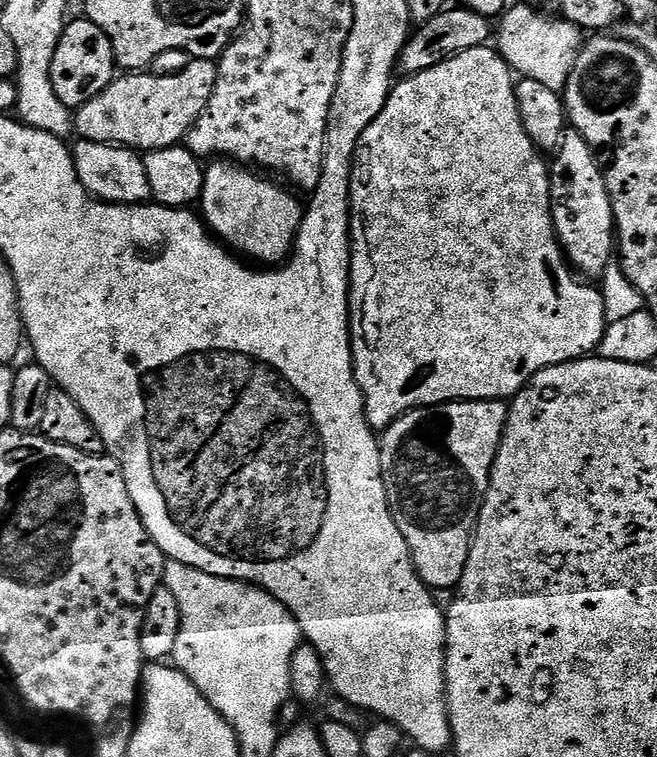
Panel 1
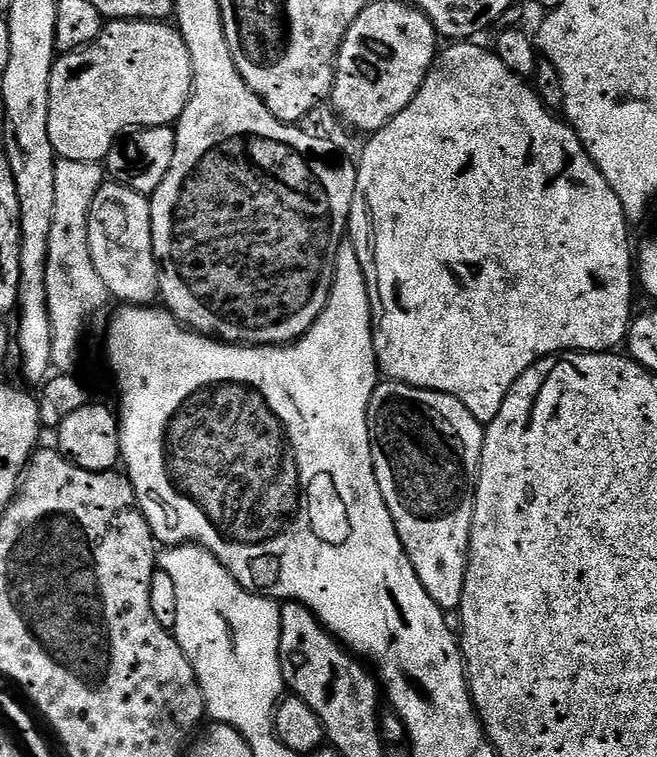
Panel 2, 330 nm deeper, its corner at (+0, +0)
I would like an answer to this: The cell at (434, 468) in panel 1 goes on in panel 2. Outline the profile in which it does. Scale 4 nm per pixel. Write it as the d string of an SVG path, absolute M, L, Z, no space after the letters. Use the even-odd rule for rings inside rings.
M395 382L377 383L374 394L370 398L368 407L368 433L372 439L372 461L374 462L374 474L378 478L378 490L382 490L382 498L394 518L394 526L398 530L398 538L422 582L426 586L426 594L434 598L434 602L445 610L459 609L464 593L464 583L466 582L466 570L468 569L468 543L472 537L472 519L476 509L476 478L480 474L480 459L484 449L485 425L478 423L474 414L445 392L431 392L425 388L412 388L408 384L397 384Z

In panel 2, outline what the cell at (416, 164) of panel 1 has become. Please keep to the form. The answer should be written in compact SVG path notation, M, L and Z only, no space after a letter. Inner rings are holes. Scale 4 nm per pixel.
M452 42L447 47L445 52L443 49L432 61L432 68L426 74L418 94L414 94L410 106L406 106L406 110L402 110L402 114L395 116L380 132L373 132L367 137L368 145L365 146L364 153L358 156L356 165L356 189L348 219L347 235L358 254L362 274L368 283L368 297L372 303L372 341L379 371L383 375L385 372L388 375L385 377L397 384L408 384L412 388L425 388L431 392L445 392L458 398L458 402L462 402L462 406L466 406L466 410L470 410L470 414L474 414L478 423L487 426L490 422L494 422L494 418L498 418L498 410L502 410L502 402L506 402L506 394L510 394L514 382L518 382L518 378L522 378L522 374L526 374L526 370L530 370L540 360L565 352L612 352L619 349L616 348L619 344L621 347L625 343L629 327L634 319L634 311L632 312L634 244L632 248L632 240L628 237L630 225L622 210L622 202L618 202L618 194L614 194L614 190L610 190L610 182L606 182L606 178L602 178L602 170L598 170L598 166L594 166L590 154L586 154L576 131L540 101L535 87L526 82L525 77L516 76L510 70L506 70L506 66L502 66L495 51L488 49L487 52L486 49L479 48L476 42Z

